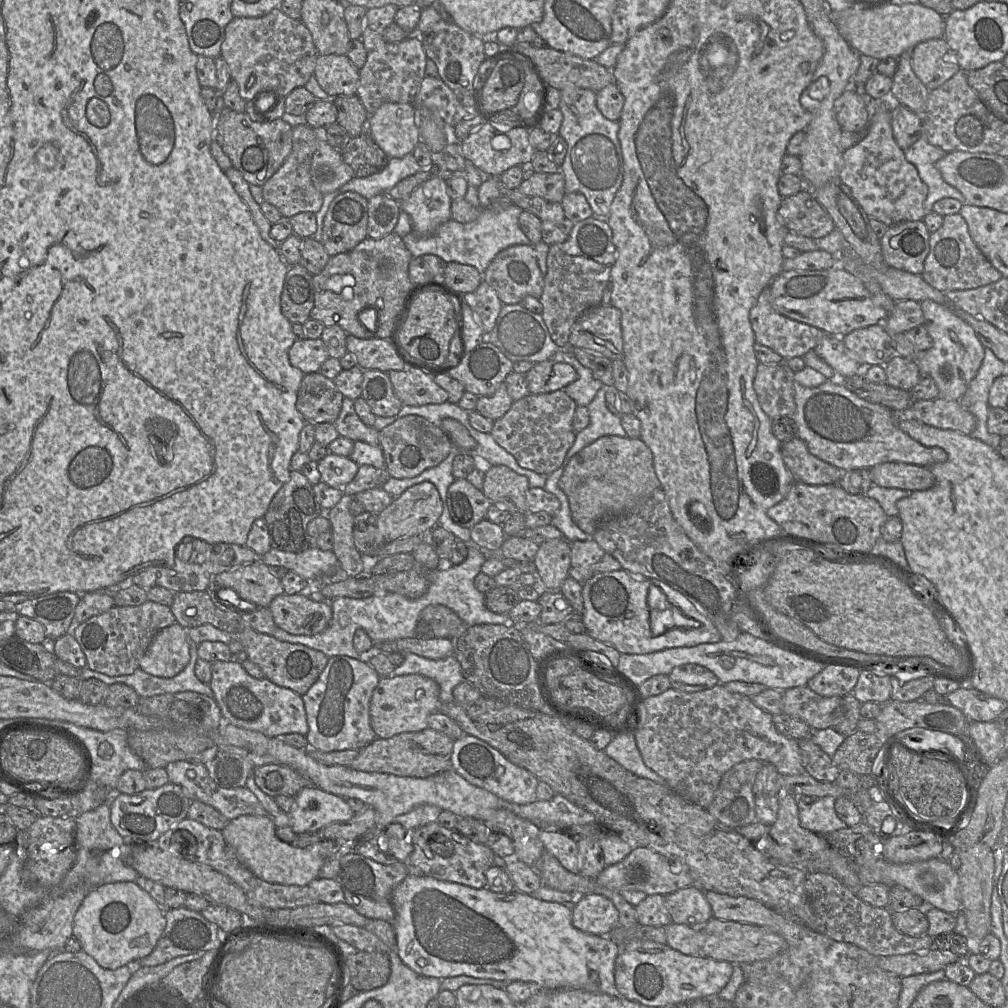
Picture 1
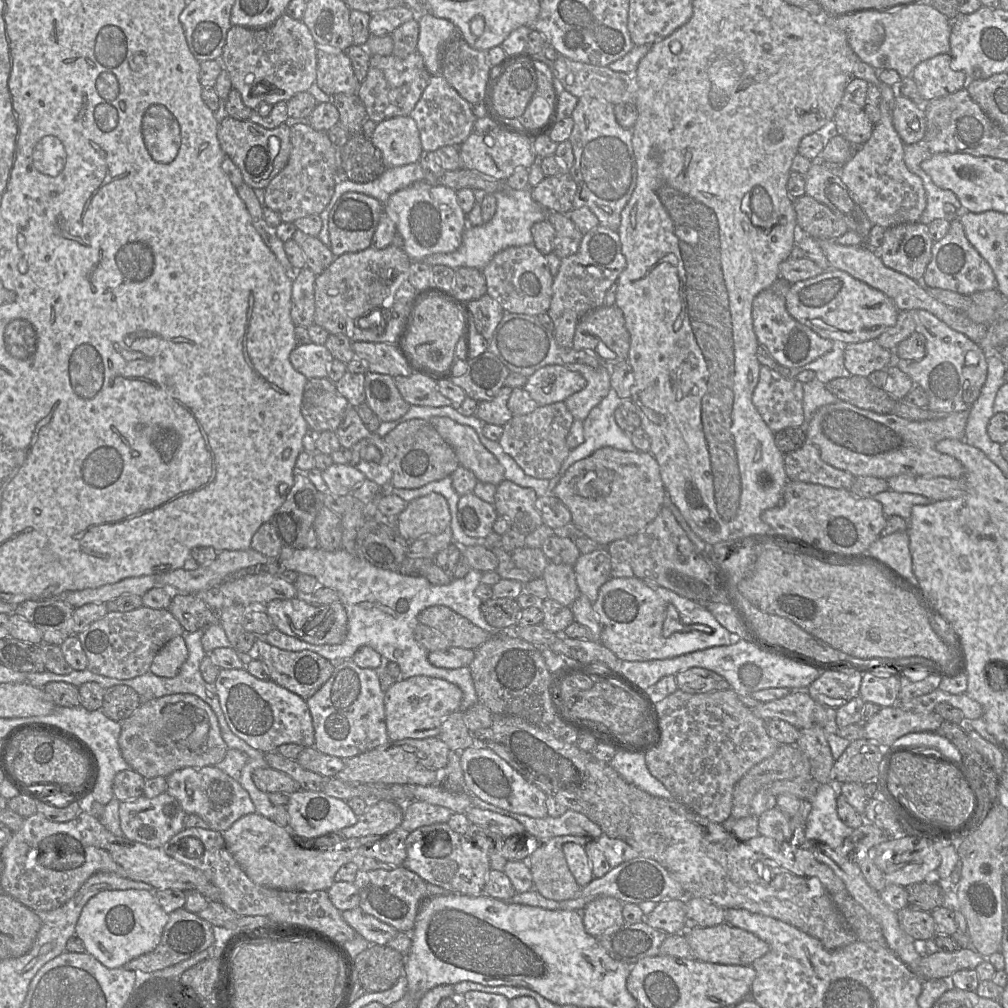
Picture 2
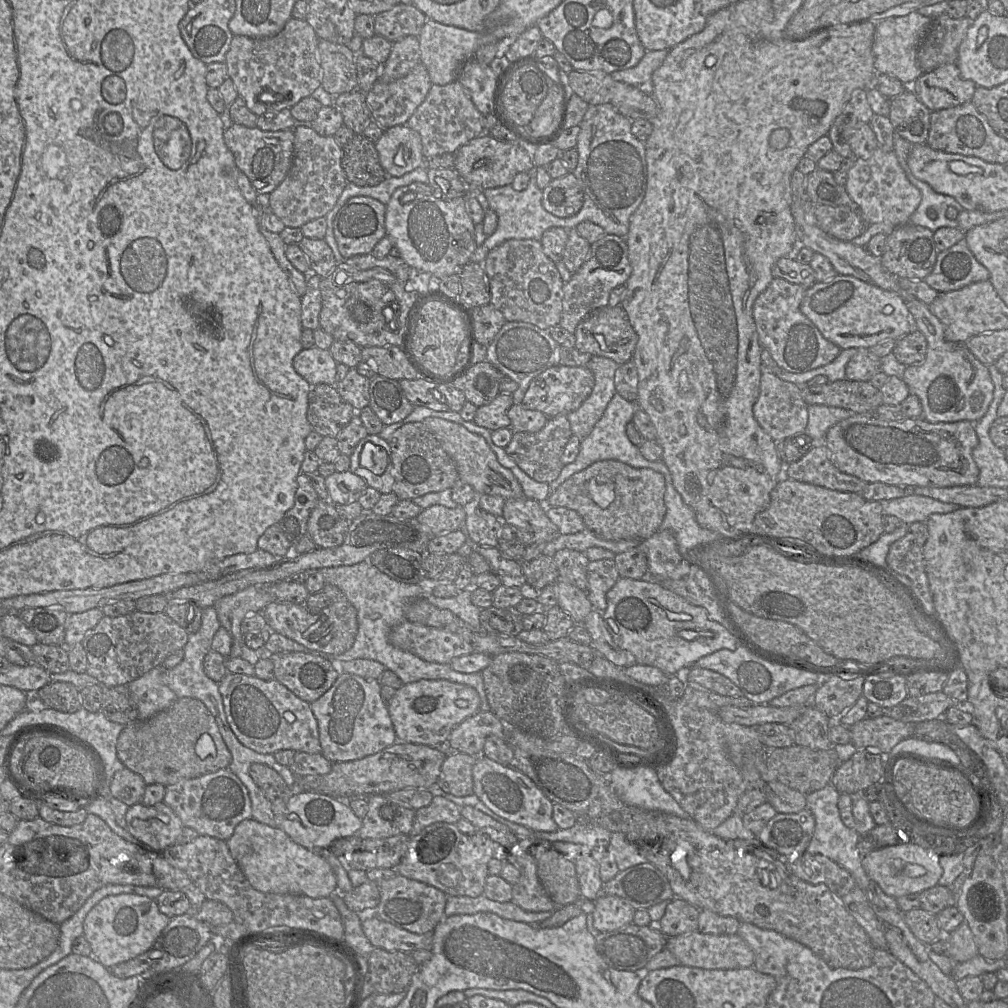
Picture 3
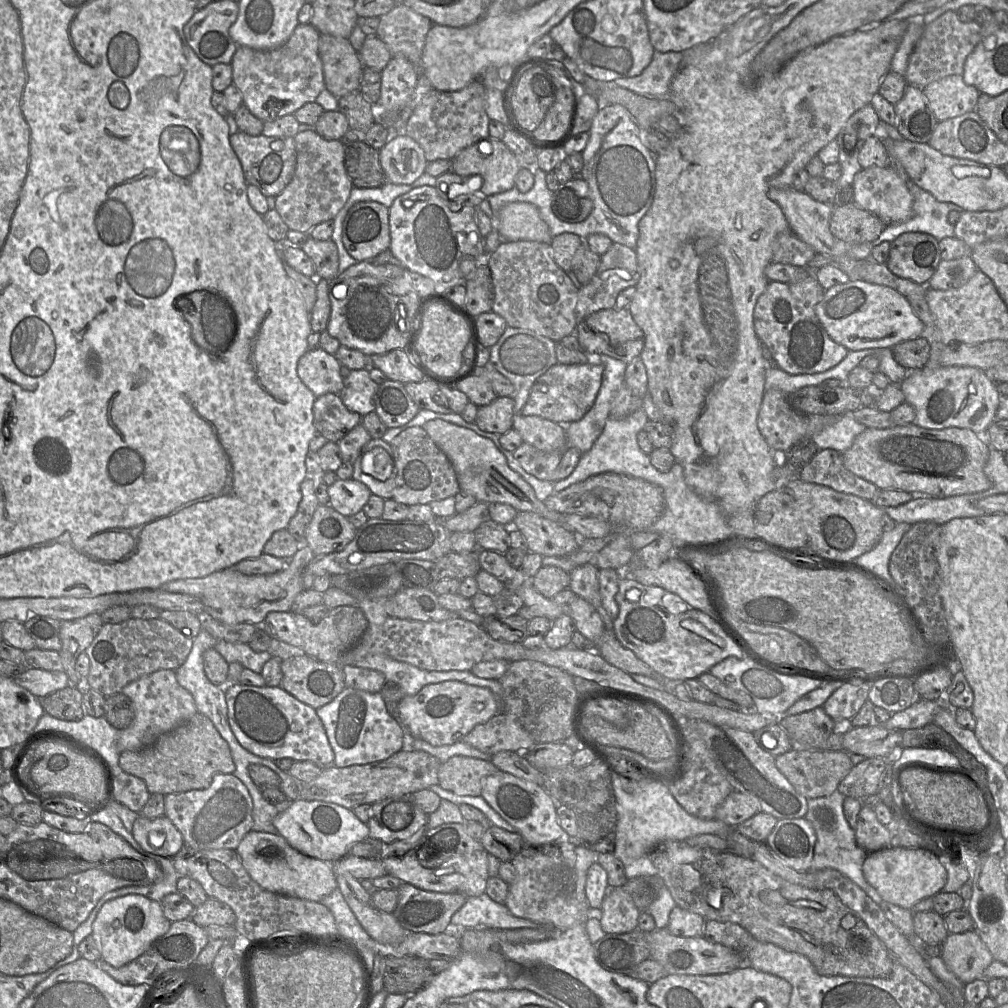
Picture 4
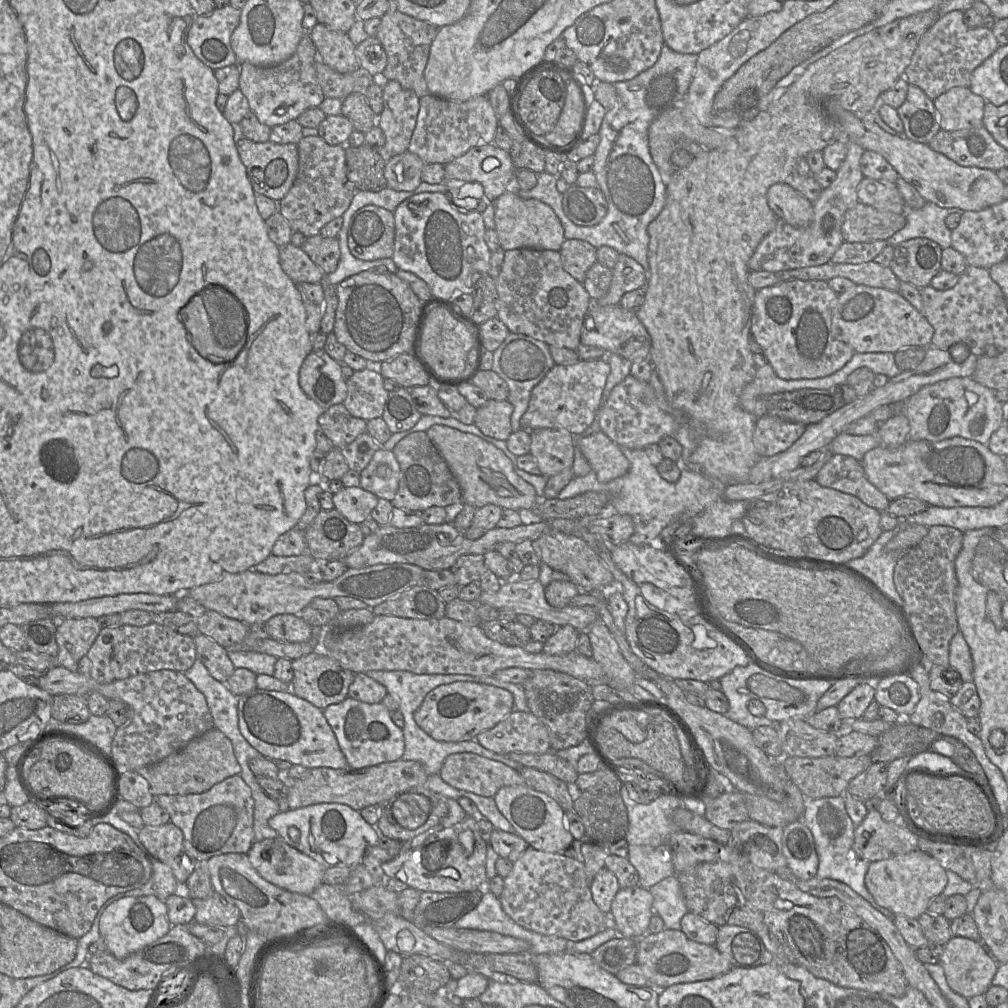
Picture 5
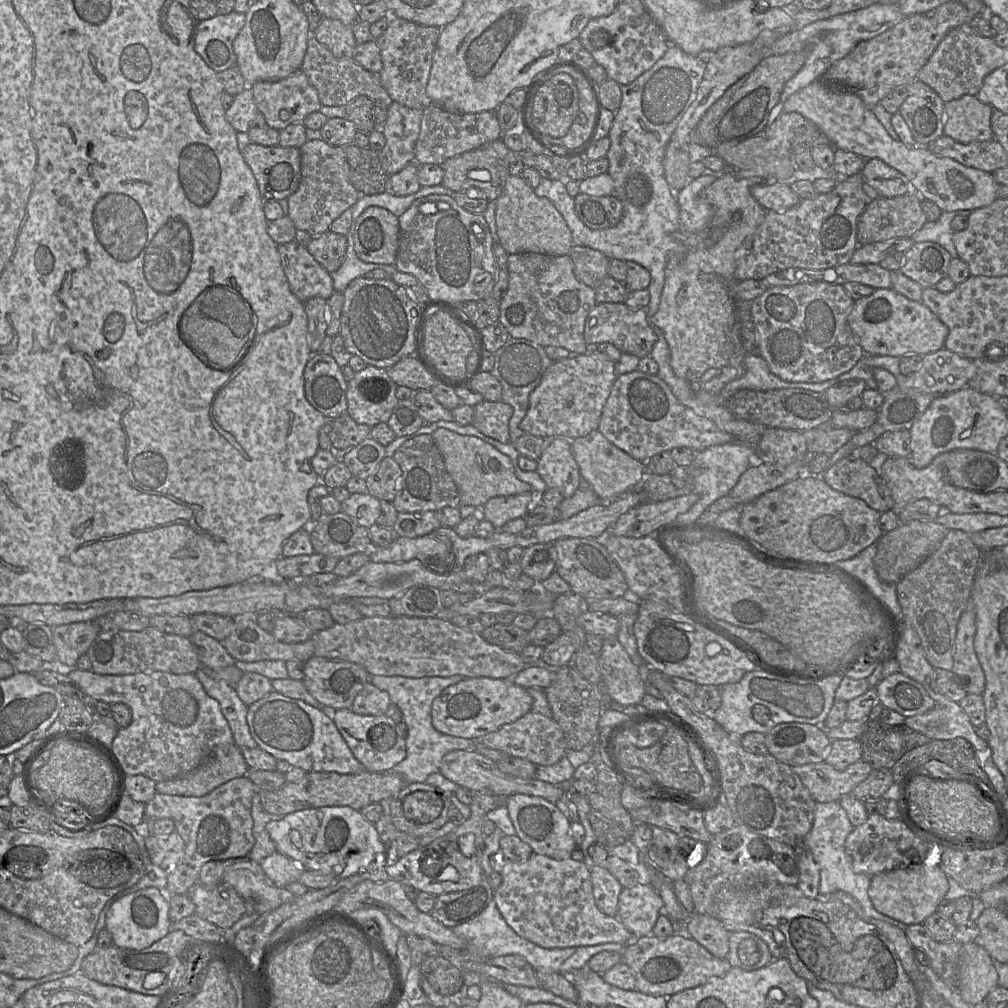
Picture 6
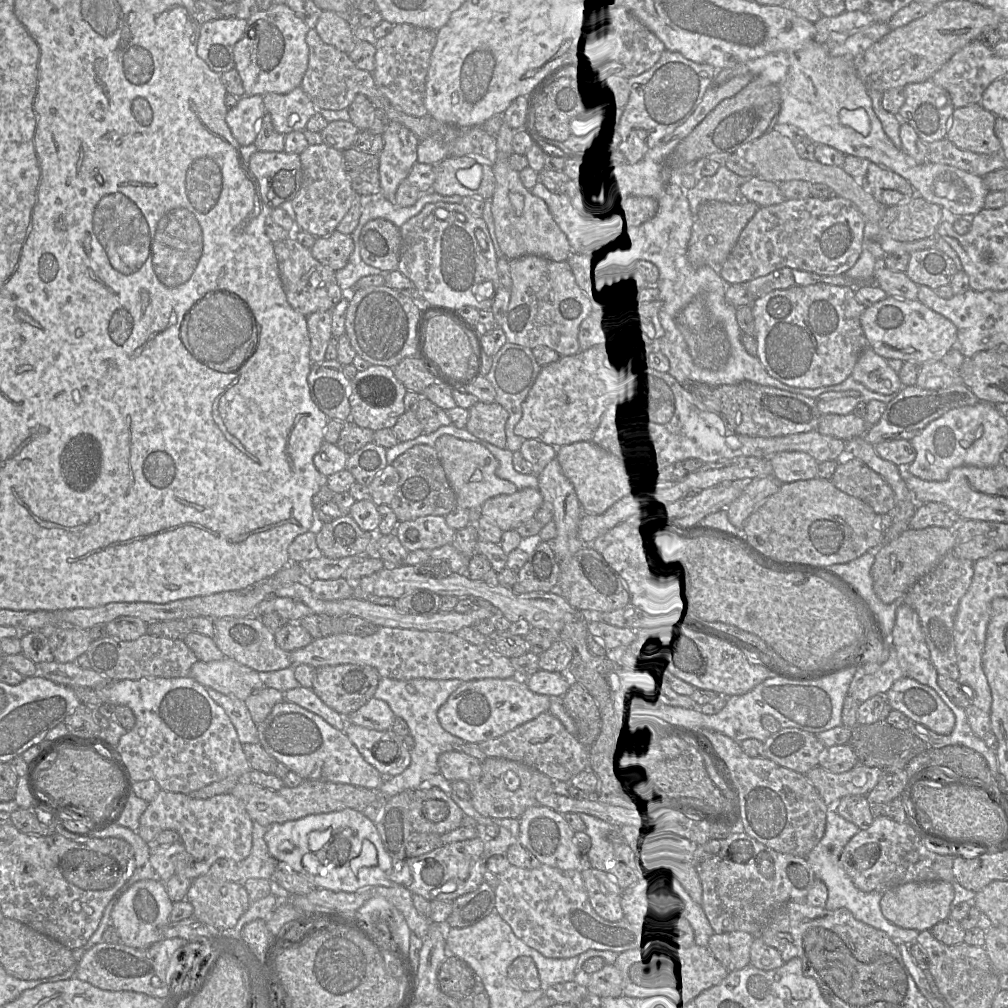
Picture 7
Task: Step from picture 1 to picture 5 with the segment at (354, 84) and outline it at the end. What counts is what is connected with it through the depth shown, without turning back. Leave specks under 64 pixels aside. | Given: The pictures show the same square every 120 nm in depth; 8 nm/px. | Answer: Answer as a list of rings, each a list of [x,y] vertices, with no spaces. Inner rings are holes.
[[[318,23],[308,34],[316,47],[318,56],[331,69],[345,74],[360,68],[355,55],[356,47],[347,33],[333,31]]]

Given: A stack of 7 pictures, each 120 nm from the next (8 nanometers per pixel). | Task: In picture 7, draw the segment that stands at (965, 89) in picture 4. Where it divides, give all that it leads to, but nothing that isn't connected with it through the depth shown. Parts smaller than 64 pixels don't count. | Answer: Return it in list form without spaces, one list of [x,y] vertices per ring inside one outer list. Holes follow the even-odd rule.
[[[981,104],[955,108],[946,138],[962,150],[979,154],[1001,153],[1001,142],[994,132],[996,116]]]

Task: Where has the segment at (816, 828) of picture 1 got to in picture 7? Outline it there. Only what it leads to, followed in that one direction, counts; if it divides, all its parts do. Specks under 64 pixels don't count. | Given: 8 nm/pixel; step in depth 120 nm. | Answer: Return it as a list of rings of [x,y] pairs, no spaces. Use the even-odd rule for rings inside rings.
[[[829,807],[826,815],[825,833],[819,843],[806,856],[807,862],[812,867],[816,878],[824,882],[827,886],[828,899],[825,907],[828,910],[846,908],[857,920],[885,932],[898,943],[916,943],[916,938],[919,934],[918,930],[899,927],[884,917],[880,908],[882,893],[859,890],[843,869],[840,862],[841,852],[859,830],[855,824],[840,816],[834,807]]]

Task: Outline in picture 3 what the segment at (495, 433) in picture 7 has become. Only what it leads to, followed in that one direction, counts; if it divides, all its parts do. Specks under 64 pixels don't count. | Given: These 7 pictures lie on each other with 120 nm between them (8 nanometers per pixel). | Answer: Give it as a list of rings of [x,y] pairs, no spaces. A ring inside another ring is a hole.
[[[499,393],[489,404],[477,408],[473,422],[490,431],[509,428],[511,421],[507,412],[512,405],[512,395]]]

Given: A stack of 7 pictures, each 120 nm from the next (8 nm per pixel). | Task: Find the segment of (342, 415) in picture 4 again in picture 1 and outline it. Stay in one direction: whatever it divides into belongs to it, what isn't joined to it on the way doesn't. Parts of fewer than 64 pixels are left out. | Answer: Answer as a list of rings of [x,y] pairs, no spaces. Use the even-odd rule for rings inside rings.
[[[305,374],[301,381],[296,408],[306,423],[313,426],[336,421],[342,408],[343,394],[333,380],[322,374]]]

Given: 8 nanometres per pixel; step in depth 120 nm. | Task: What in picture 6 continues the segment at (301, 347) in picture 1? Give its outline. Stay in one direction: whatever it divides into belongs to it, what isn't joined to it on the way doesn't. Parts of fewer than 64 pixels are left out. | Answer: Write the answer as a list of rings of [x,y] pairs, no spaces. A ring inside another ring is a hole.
[[[312,353],[304,369],[305,396],[328,420],[346,413],[347,383],[331,355]]]

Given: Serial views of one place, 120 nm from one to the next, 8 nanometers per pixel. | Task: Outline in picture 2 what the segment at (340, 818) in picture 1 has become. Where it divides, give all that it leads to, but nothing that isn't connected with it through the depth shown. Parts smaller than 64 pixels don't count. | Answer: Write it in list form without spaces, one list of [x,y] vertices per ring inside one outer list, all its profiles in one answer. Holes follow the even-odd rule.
[[[297,790],[286,805],[292,835],[316,838],[353,826],[358,817],[347,801],[315,791]]]

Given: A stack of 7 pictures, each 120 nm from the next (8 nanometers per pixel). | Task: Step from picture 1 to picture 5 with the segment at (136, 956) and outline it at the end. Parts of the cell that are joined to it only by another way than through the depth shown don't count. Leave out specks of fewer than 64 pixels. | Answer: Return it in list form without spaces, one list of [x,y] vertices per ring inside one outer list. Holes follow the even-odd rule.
[[[153,895],[129,896],[118,899],[104,910],[99,921],[99,933],[108,951],[115,958],[124,959],[166,935],[170,926],[164,901]]]

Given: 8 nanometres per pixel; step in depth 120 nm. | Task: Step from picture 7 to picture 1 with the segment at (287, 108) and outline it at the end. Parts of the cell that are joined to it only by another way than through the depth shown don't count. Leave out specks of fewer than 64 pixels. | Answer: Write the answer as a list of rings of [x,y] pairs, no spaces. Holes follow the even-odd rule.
[[[279,8],[260,17],[234,17],[225,27],[221,57],[226,61],[231,79],[238,84],[245,101],[274,94],[286,97],[297,87],[304,87],[314,75],[319,55],[310,31],[301,19],[292,19]]]

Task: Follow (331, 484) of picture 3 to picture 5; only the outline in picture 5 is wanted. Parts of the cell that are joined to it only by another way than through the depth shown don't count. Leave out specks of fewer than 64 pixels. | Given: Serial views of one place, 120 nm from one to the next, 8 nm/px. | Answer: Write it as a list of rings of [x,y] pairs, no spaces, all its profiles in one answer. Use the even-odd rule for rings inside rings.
[[[361,486],[343,487],[333,494],[334,507],[350,522],[360,524],[370,517],[379,498]]]

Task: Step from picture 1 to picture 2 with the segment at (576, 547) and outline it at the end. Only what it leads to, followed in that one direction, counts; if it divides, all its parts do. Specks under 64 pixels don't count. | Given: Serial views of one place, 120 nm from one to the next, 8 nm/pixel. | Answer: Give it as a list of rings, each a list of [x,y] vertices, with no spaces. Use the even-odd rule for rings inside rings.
[[[606,547],[581,554],[574,565],[577,586],[590,602],[597,600],[601,586],[611,579],[611,556]]]

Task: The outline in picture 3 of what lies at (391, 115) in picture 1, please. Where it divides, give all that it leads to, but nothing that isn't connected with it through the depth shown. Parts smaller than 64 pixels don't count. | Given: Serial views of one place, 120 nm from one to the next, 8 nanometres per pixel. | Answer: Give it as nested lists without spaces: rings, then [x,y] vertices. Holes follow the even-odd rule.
[[[406,125],[385,130],[375,142],[380,163],[389,176],[400,177],[425,165],[419,133]]]

